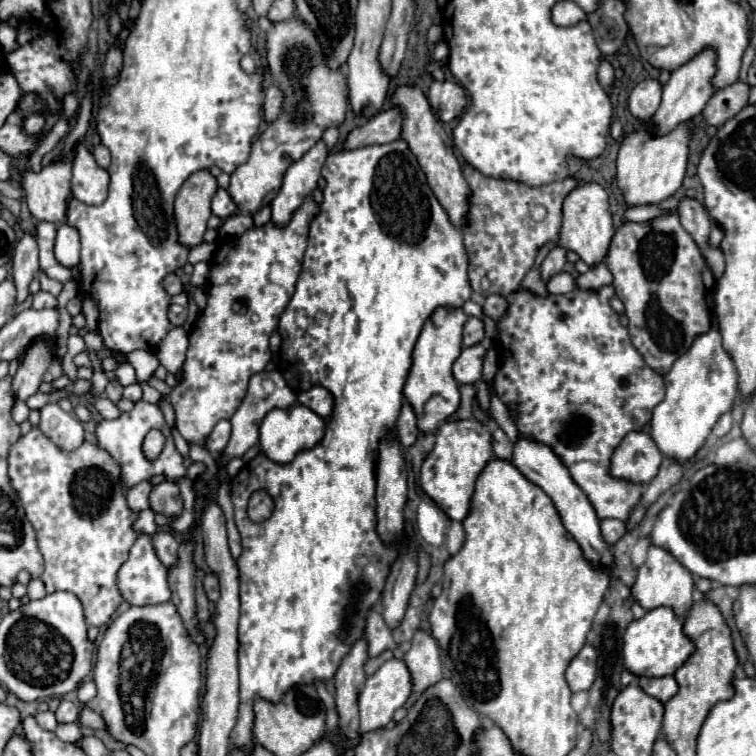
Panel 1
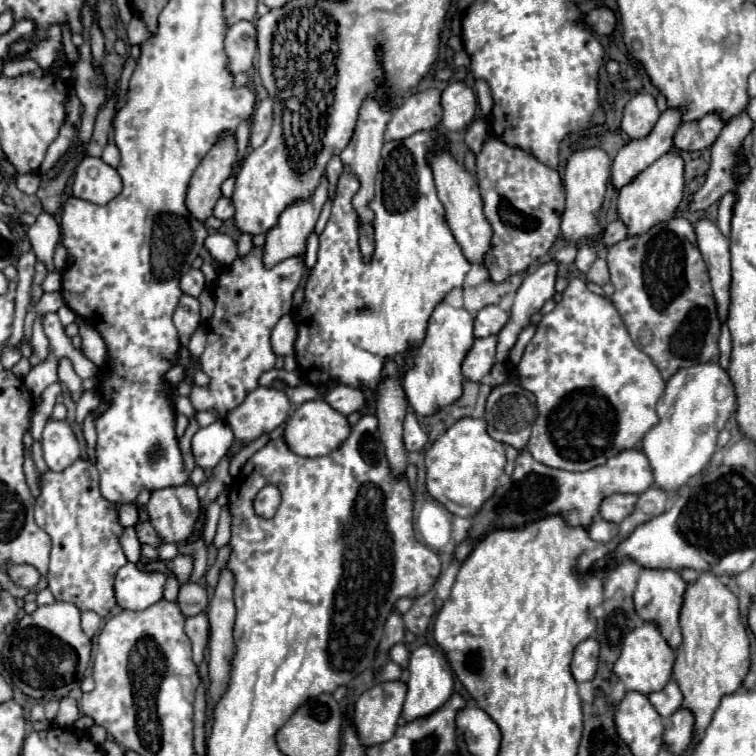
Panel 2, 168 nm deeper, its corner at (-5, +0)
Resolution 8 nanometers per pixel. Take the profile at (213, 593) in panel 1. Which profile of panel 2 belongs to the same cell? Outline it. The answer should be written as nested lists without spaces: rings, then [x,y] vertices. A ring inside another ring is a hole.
[[[184,583],[178,593],[178,607],[184,617],[192,617],[194,611],[204,611],[208,605],[206,589],[200,583]]]

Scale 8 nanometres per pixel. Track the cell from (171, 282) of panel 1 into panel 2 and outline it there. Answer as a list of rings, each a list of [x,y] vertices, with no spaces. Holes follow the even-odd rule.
[[[190,269],[182,279],[180,279],[180,289],[186,293],[186,295],[192,295],[192,297],[198,297],[204,289],[204,273],[202,269]]]

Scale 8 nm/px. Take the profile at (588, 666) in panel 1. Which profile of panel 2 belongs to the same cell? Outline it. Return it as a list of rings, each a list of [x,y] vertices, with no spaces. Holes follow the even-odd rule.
[[[586,639],[576,645],[574,649],[574,659],[572,659],[572,675],[578,683],[582,681],[592,681],[598,665],[598,641],[596,639]]]

